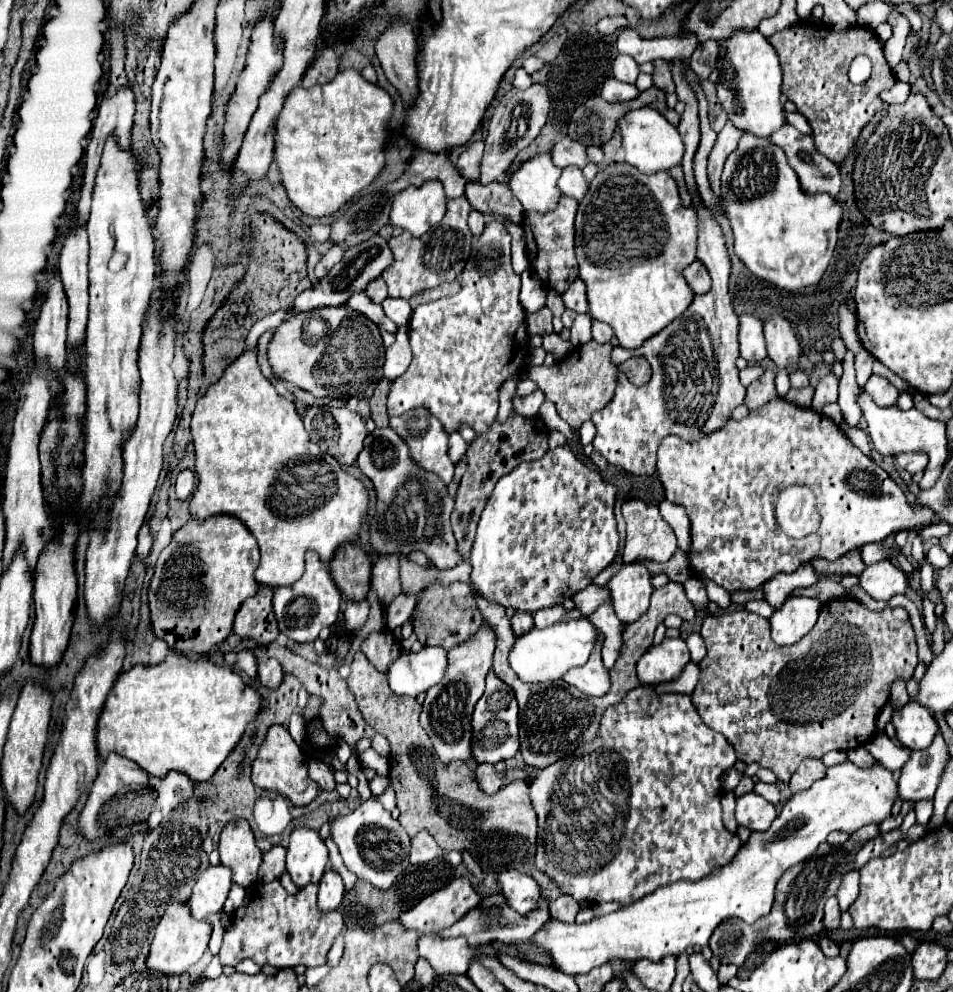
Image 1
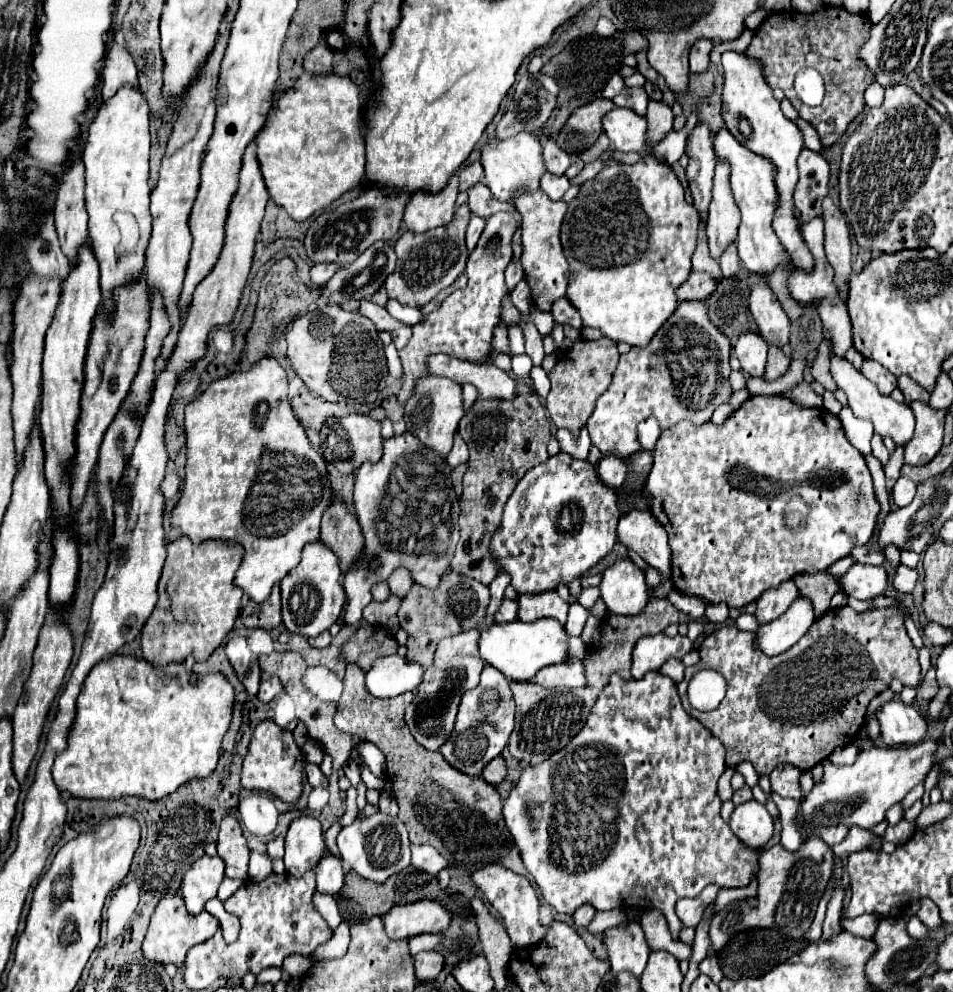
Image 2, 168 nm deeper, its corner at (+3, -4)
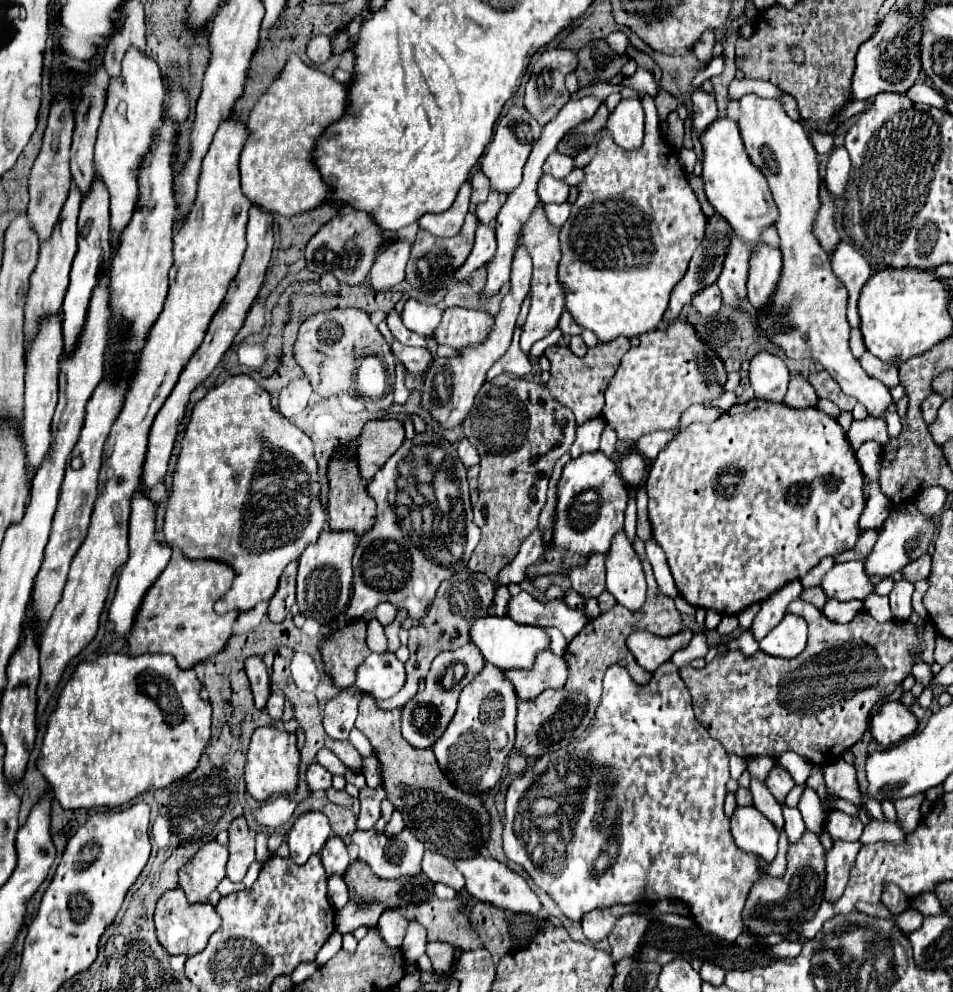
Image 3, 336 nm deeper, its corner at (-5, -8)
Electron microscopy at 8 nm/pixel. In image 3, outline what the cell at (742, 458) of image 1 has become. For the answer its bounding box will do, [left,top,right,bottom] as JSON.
[646,399,866,615]

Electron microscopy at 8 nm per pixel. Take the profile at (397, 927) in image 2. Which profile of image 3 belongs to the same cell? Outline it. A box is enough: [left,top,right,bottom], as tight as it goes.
[378,909,410,947]

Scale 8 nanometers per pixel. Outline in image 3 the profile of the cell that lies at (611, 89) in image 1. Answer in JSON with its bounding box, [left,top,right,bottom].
[558,95,708,341]

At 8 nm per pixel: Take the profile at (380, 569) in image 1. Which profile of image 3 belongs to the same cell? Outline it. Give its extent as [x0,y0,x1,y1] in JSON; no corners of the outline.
[374,603,396,627]

